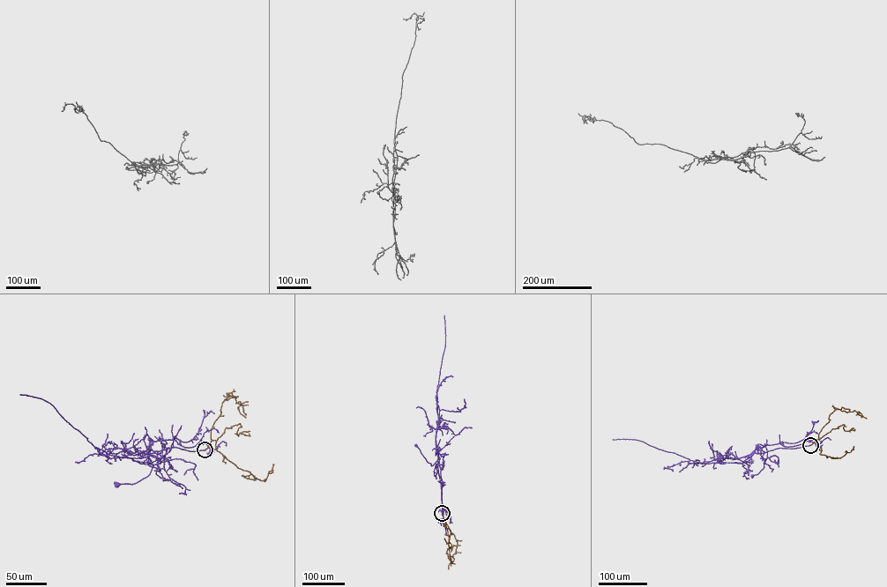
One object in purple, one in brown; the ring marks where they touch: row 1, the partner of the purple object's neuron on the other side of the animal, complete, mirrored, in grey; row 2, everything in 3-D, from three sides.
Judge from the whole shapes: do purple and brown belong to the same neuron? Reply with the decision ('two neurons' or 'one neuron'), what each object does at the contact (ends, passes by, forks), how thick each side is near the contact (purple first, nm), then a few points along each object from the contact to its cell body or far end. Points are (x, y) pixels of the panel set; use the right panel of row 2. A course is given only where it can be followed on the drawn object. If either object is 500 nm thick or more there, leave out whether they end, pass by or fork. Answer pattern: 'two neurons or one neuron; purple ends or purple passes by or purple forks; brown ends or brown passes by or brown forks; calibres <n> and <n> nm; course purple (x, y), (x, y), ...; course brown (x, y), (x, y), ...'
one neuron; purple ends; brown ends; calibres 360 and 400 nm; course purple (810, 445), (756, 453), (755, 449), (757, 443), (765, 447), (766, 457), (763, 469), (752, 475); course brown (810, 445), (818, 438), (834, 407), (854, 410), (867, 418)

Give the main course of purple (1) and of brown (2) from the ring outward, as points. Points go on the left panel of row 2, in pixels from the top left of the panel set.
1: (205, 449), (173, 447), (152, 450), (145, 434), (144, 441), (152, 465), (150, 474), (132, 484), (116, 483)
2: (205, 449), (227, 393), (240, 401), (239, 411), (246, 417)

